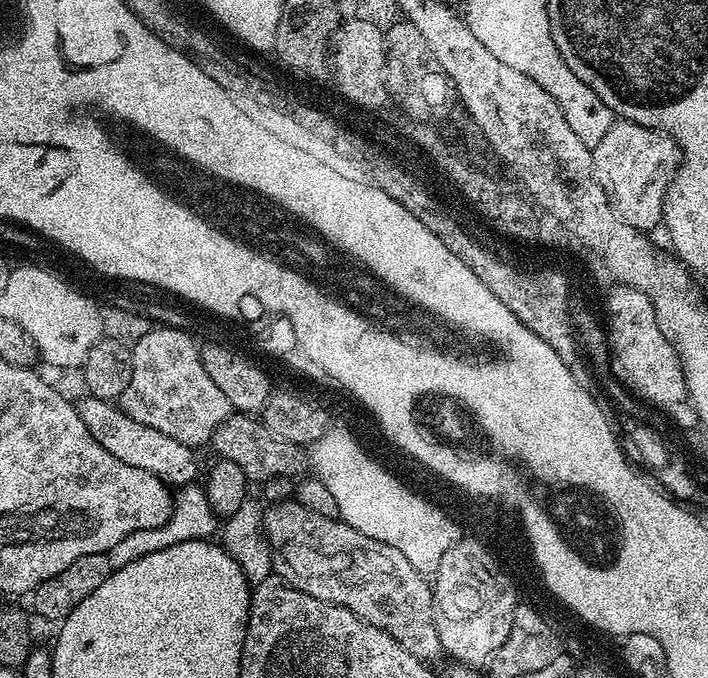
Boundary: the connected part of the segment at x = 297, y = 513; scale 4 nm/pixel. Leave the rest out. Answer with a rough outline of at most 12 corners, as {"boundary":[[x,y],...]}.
{"boundary":[[271,505],[272,571],[442,656],[432,584],[402,550]]}

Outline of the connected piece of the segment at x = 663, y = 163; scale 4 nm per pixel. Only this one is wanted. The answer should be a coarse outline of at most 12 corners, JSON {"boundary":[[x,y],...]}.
{"boundary":[[617,119],[594,178],[636,231],[661,227],[681,164],[667,132]]}

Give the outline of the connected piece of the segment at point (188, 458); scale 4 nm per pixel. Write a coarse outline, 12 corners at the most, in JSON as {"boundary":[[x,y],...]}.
{"boundary":[[115,403],[78,407],[98,446],[169,486],[197,479],[191,447]]}

